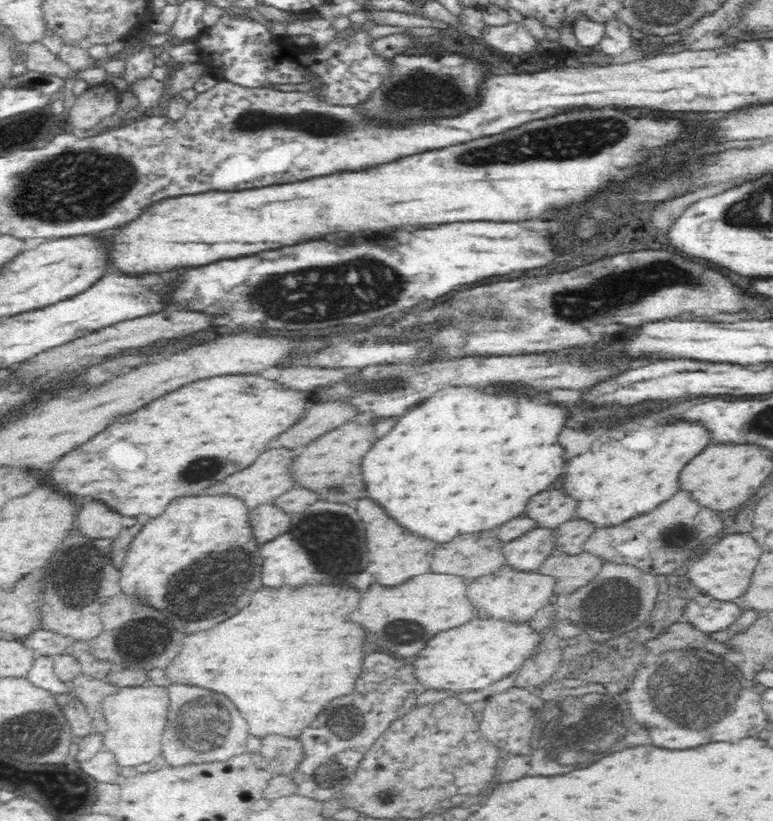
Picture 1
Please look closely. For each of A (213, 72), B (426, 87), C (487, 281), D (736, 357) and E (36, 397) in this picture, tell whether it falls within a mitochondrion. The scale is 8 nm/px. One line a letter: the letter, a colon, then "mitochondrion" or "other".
A: other
B: mitochondrion
C: other
D: other
E: other

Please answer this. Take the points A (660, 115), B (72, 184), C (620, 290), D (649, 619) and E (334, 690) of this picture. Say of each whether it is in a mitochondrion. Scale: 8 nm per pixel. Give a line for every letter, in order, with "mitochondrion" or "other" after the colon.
A: other
B: mitochondrion
C: mitochondrion
D: other
E: other

